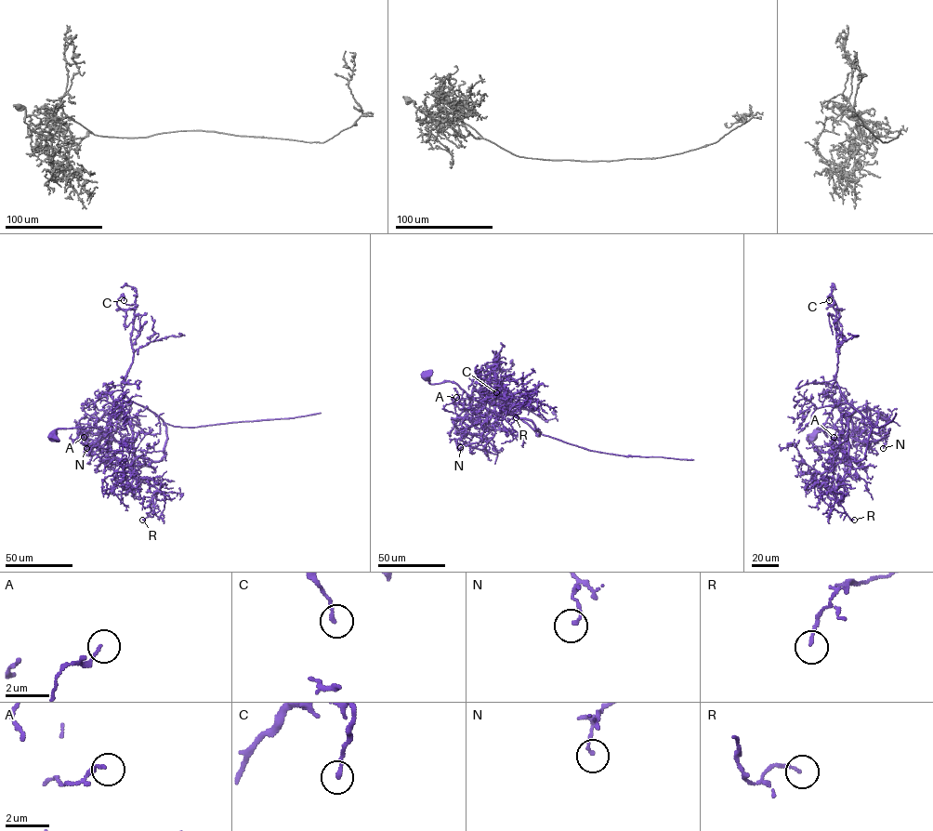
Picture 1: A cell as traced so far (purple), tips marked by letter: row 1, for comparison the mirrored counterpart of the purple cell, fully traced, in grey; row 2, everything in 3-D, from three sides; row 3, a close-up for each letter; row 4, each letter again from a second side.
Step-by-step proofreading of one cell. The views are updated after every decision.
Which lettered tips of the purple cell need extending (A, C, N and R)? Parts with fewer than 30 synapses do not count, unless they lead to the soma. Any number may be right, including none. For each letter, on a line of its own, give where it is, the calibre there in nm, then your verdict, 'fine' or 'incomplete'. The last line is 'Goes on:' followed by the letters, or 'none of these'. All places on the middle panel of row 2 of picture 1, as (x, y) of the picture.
A: (456, 397) | 110 nm | fine
C: (496, 392) | 170 nm | fine
N: (460, 447) | 150 nm | fine
R: (516, 417) | 110 nm | fine
Goes on: none of these

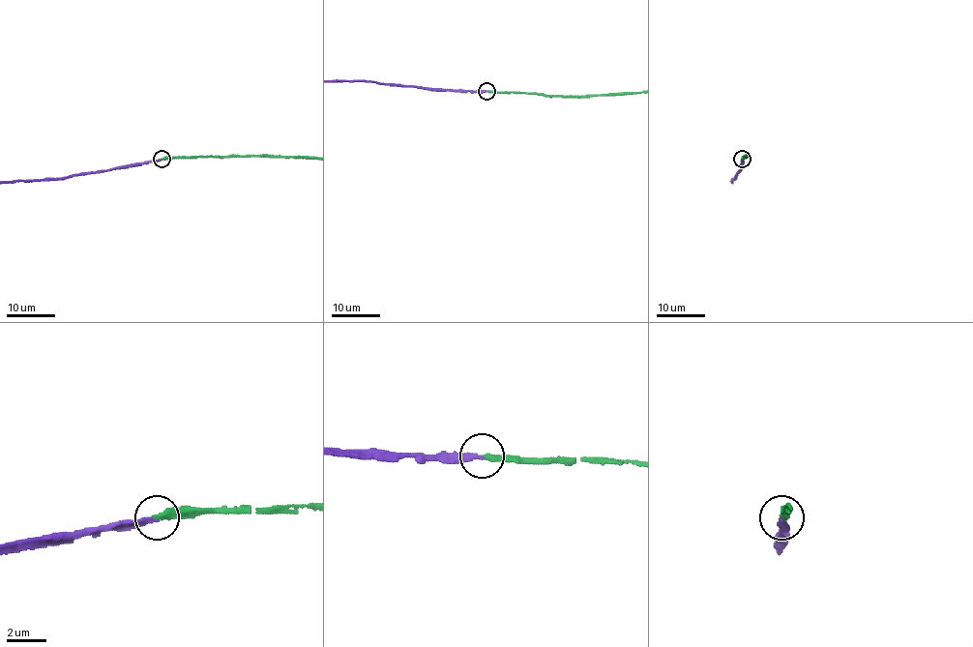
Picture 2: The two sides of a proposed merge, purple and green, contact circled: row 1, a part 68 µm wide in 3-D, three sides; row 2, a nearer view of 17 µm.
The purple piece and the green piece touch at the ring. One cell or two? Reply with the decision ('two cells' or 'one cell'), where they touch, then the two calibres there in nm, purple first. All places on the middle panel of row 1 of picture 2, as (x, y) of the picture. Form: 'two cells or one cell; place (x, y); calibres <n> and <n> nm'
one cell; place (486, 91); calibres 240 and 340 nm

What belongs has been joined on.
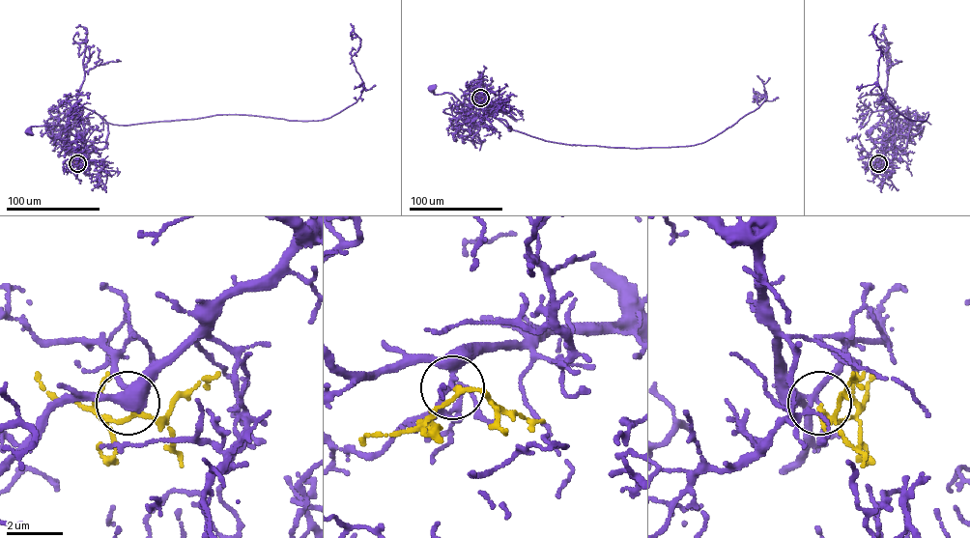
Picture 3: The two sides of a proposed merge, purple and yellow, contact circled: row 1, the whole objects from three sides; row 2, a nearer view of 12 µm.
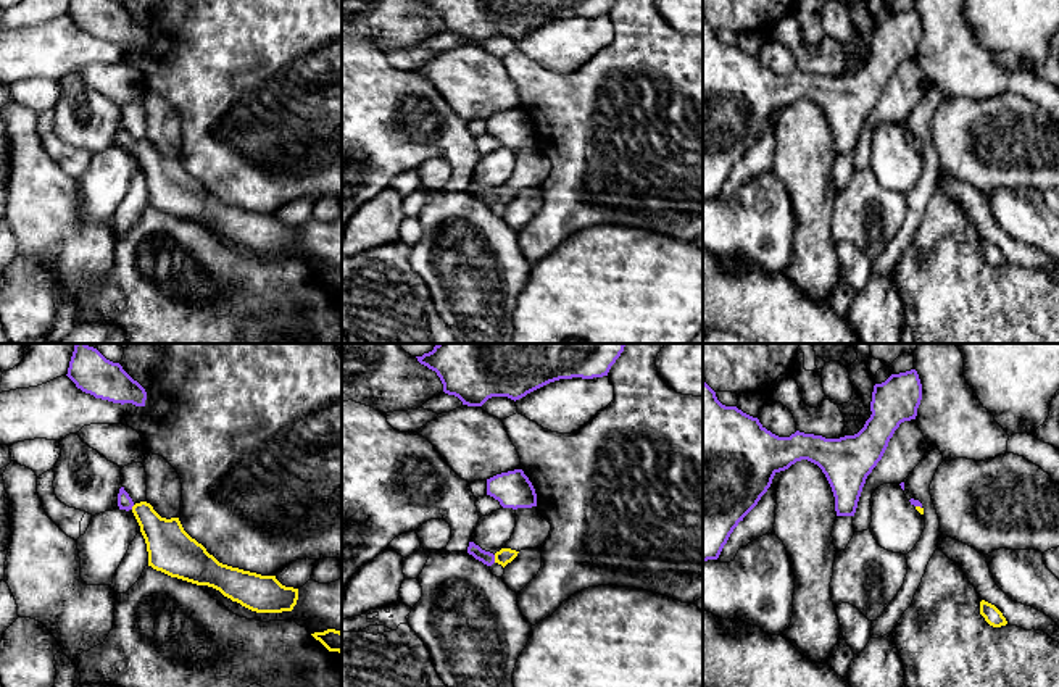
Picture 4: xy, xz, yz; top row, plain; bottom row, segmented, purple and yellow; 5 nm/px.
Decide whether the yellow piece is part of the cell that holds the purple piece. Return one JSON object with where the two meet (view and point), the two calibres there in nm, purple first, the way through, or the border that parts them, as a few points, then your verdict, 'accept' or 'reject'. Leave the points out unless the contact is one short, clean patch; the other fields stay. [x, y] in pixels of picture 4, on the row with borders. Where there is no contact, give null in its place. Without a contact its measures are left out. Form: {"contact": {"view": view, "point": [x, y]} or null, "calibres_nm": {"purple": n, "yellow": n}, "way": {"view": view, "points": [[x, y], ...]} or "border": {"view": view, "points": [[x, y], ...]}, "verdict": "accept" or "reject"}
{"contact": {"view": "xz", "point": [494, 558]}, "calibres_nm": {"purple": 70, "yellow": 80}, "way": {"view": "xz", "points": [[487, 558], [494, 558], [505, 555]]}, "verdict": "accept"}

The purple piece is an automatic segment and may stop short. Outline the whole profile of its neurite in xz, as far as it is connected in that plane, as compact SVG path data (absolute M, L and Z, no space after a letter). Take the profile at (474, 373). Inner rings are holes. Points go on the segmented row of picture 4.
M437 344L432 352L416 358L437 373L445 393L458 397L463 405L482 406L492 397L508 397L516 402L559 379L608 376L624 347L625 344Z

